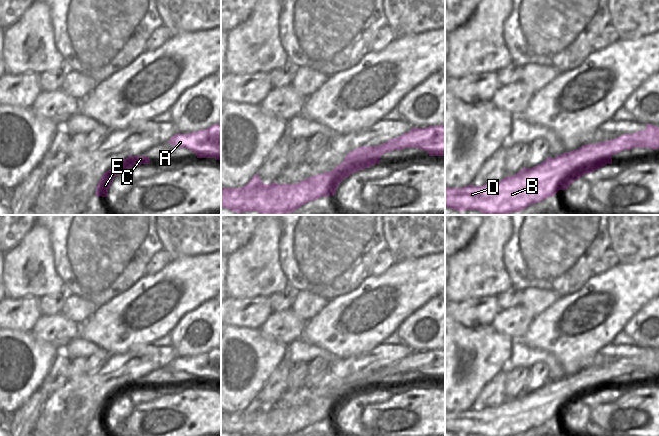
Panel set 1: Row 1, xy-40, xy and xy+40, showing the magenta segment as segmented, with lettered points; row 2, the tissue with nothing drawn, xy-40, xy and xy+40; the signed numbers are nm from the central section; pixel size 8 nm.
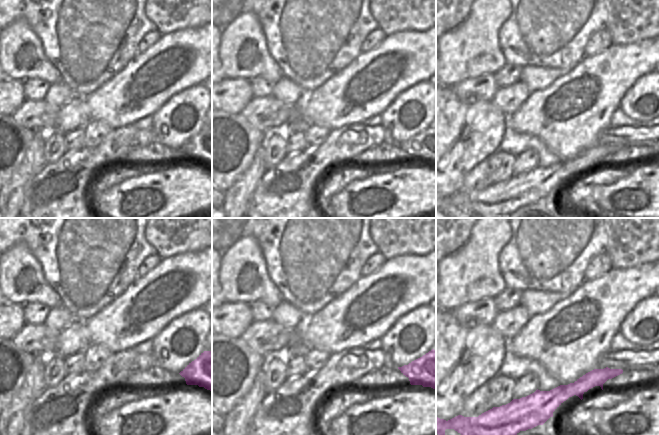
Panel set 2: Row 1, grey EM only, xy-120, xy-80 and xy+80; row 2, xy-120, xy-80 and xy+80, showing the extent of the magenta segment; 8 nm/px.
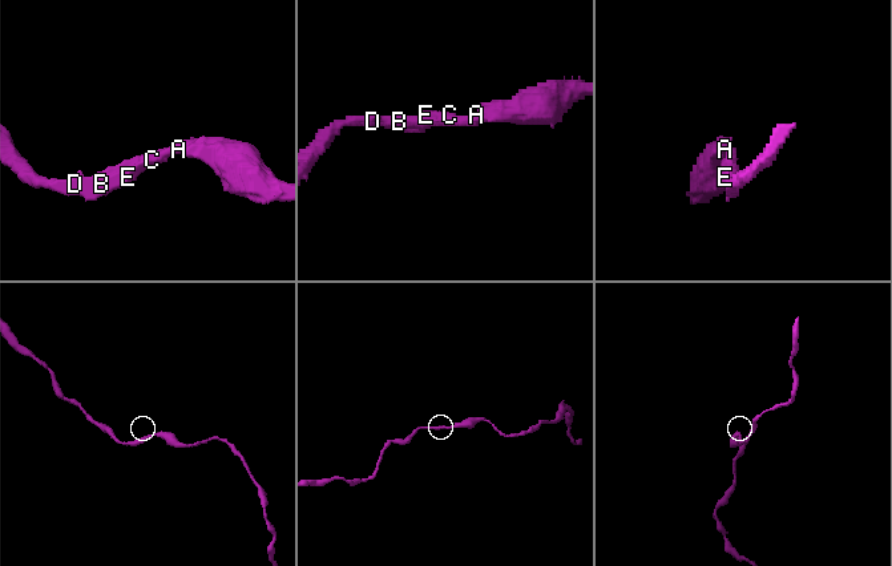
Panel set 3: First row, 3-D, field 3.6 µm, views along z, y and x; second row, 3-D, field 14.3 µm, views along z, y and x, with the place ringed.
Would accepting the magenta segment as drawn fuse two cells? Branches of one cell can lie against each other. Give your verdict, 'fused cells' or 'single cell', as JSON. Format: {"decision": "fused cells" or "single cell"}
{"decision": "single cell"}

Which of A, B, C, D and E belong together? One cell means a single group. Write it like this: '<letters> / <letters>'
A B C D E

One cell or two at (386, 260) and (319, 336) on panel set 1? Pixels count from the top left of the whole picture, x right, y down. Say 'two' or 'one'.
two

